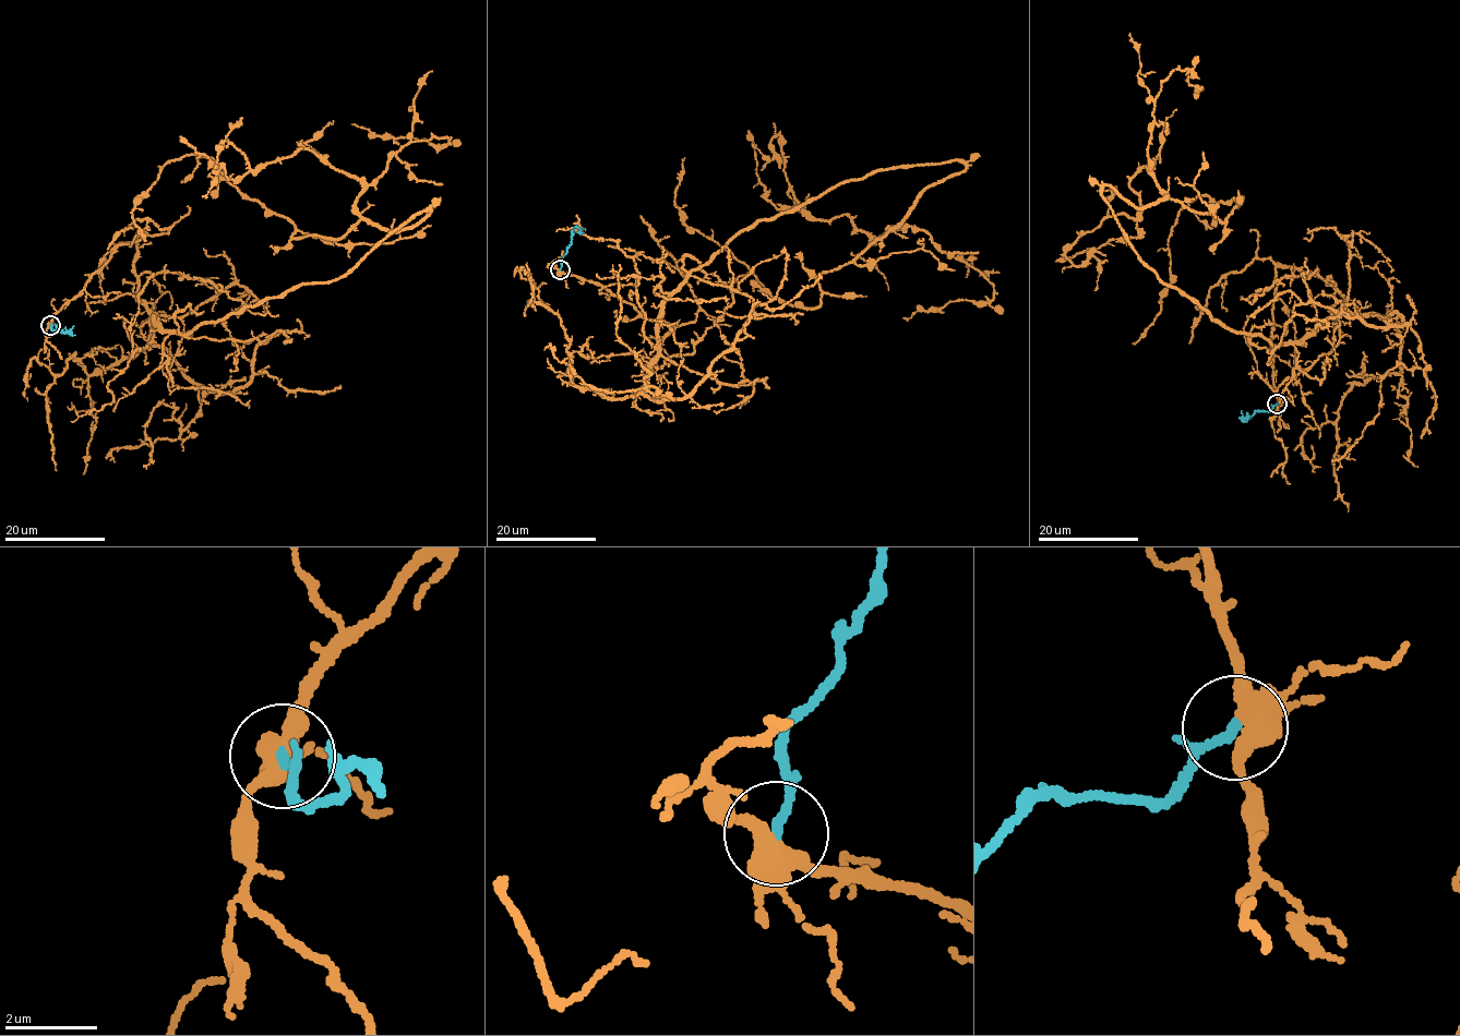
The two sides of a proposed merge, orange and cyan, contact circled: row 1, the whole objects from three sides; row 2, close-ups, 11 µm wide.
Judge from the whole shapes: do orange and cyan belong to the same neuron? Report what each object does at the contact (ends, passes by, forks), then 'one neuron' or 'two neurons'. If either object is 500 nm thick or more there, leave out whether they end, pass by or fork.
orange forks; cyan ends; one neuron

